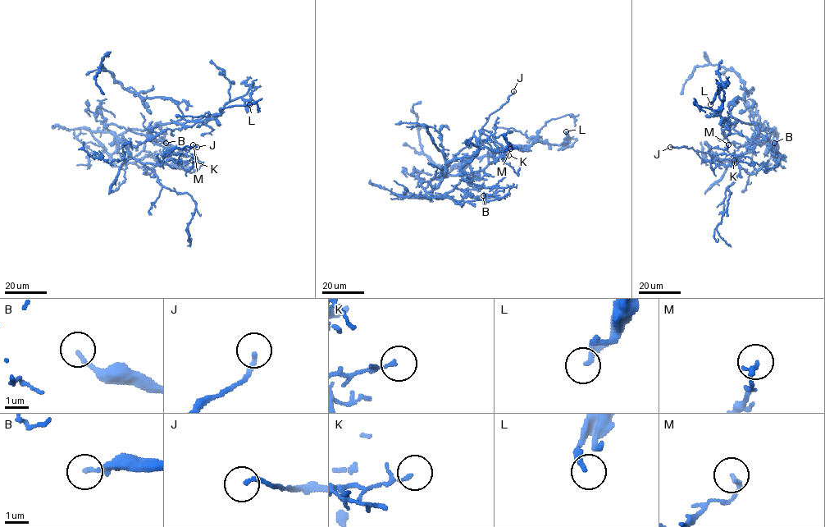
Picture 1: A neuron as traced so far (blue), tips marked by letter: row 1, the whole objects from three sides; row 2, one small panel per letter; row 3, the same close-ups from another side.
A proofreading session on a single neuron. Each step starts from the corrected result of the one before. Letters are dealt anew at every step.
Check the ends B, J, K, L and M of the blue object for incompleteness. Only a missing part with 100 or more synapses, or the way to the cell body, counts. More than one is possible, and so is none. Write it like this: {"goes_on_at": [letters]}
{"goes_on_at": []}

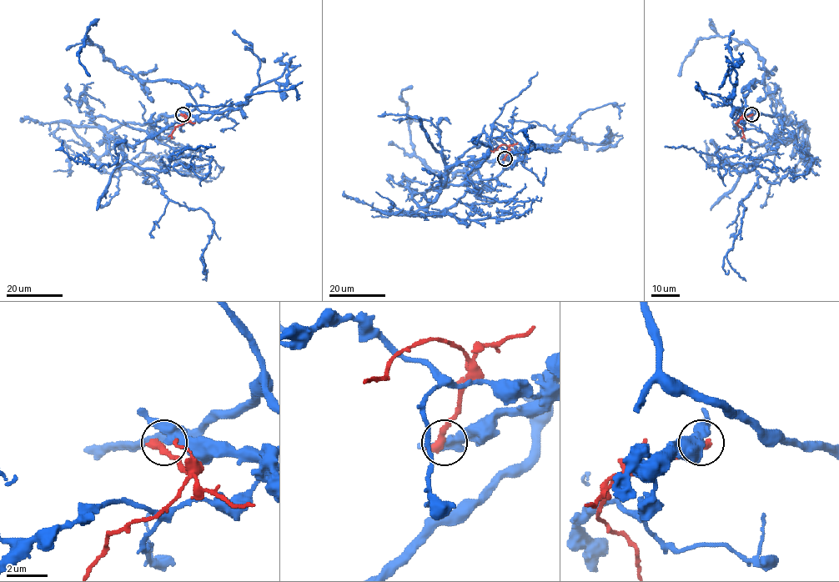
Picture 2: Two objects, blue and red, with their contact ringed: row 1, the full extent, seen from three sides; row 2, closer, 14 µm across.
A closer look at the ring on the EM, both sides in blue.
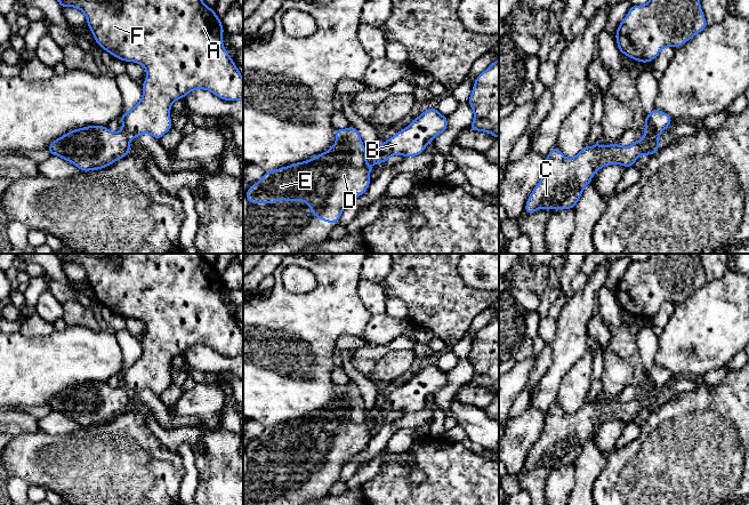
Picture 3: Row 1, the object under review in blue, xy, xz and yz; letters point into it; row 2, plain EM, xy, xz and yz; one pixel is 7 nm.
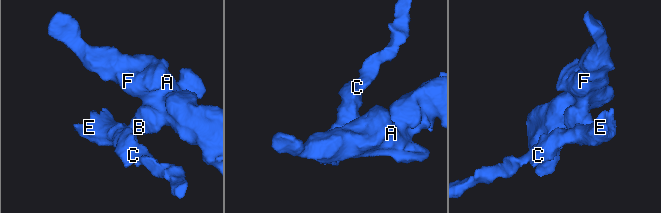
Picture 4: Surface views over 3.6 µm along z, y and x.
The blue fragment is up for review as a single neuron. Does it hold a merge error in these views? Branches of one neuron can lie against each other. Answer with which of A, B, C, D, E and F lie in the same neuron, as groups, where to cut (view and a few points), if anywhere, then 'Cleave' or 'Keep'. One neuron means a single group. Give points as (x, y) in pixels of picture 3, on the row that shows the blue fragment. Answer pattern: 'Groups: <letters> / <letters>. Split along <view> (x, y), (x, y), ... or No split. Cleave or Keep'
Groups: A B F / C D E. Split along xz (380, 146), (377, 161). Cleave

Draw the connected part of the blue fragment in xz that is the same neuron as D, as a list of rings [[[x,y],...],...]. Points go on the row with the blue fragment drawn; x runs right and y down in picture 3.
[[[351,126],[346,129],[335,130],[336,143],[331,149],[307,161],[296,162],[287,167],[266,171],[264,176],[247,191],[248,203],[277,203],[281,199],[288,202],[305,201],[308,208],[313,209],[313,216],[323,219],[325,223],[337,223],[344,209],[356,198],[364,194],[371,183],[370,170],[378,167],[380,146],[372,152],[374,161],[370,167],[367,166],[367,151],[361,139],[359,130]]]

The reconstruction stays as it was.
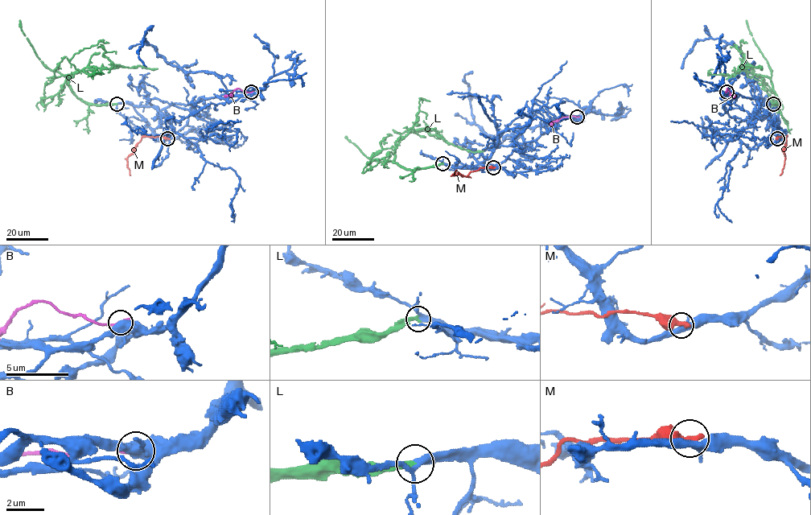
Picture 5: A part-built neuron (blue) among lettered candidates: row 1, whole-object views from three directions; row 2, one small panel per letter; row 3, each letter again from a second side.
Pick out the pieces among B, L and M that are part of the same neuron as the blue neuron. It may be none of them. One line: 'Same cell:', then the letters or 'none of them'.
Same cell: L

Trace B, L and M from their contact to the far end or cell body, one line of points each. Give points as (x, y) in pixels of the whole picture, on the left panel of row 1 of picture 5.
B: (251, 92), (236, 88), (224, 96)
L: (117, 104), (85, 103), (67, 83), (68, 76), (83, 68), (92, 67), (109, 68), (140, 66), (158, 68)
M: (167, 138), (143, 137), (127, 158), (130, 175)

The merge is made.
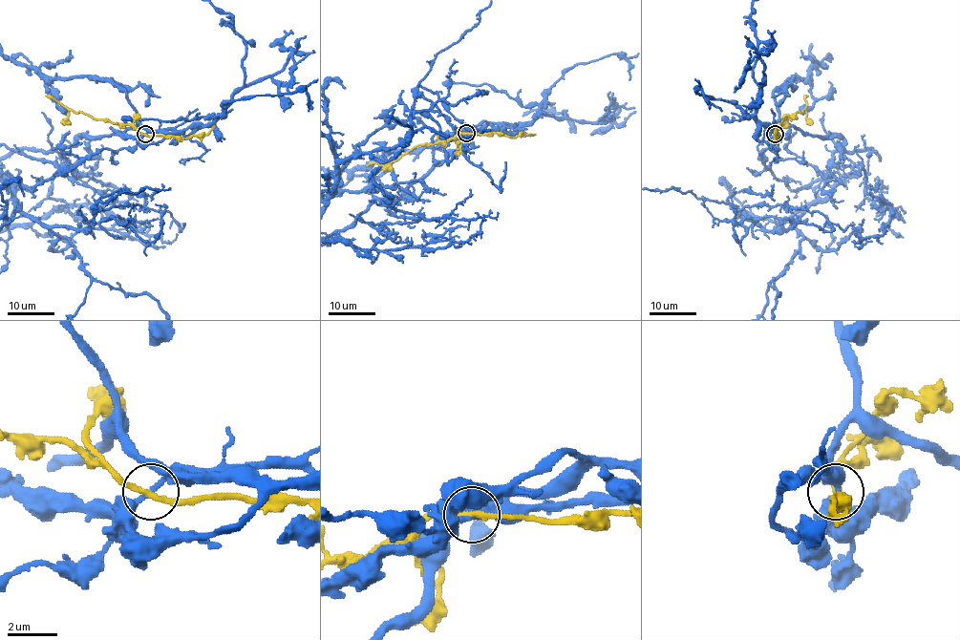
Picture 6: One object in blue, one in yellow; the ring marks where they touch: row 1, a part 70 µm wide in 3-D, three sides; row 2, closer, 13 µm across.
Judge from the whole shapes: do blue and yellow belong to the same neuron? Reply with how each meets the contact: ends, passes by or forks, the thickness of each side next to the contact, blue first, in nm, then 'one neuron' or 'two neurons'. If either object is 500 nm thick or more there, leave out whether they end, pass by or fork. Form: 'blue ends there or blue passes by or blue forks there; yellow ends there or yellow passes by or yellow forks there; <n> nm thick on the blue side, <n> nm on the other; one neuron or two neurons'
blue passes by; yellow passes by; 200 nm thick on the blue side, 220 nm on the other; two neurons

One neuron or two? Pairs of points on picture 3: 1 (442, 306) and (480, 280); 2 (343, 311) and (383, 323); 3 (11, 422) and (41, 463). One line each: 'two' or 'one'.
1: two
2: two
3: two

